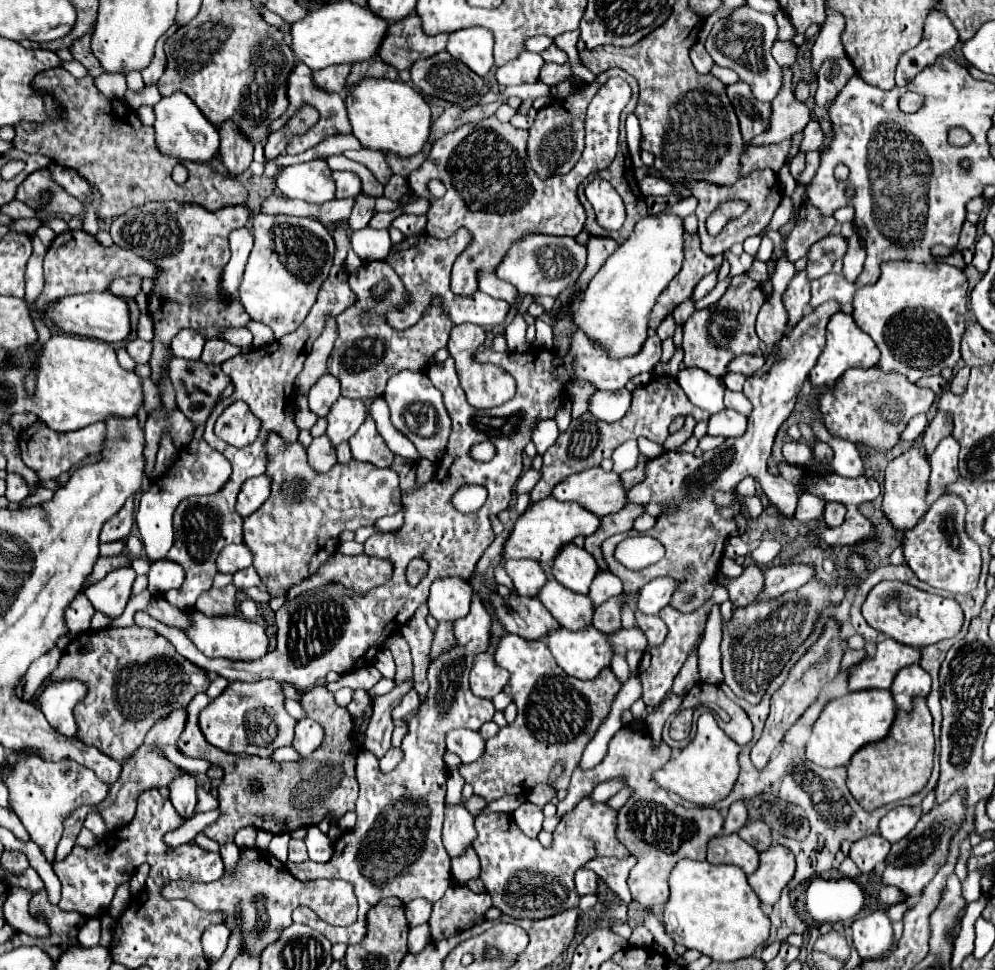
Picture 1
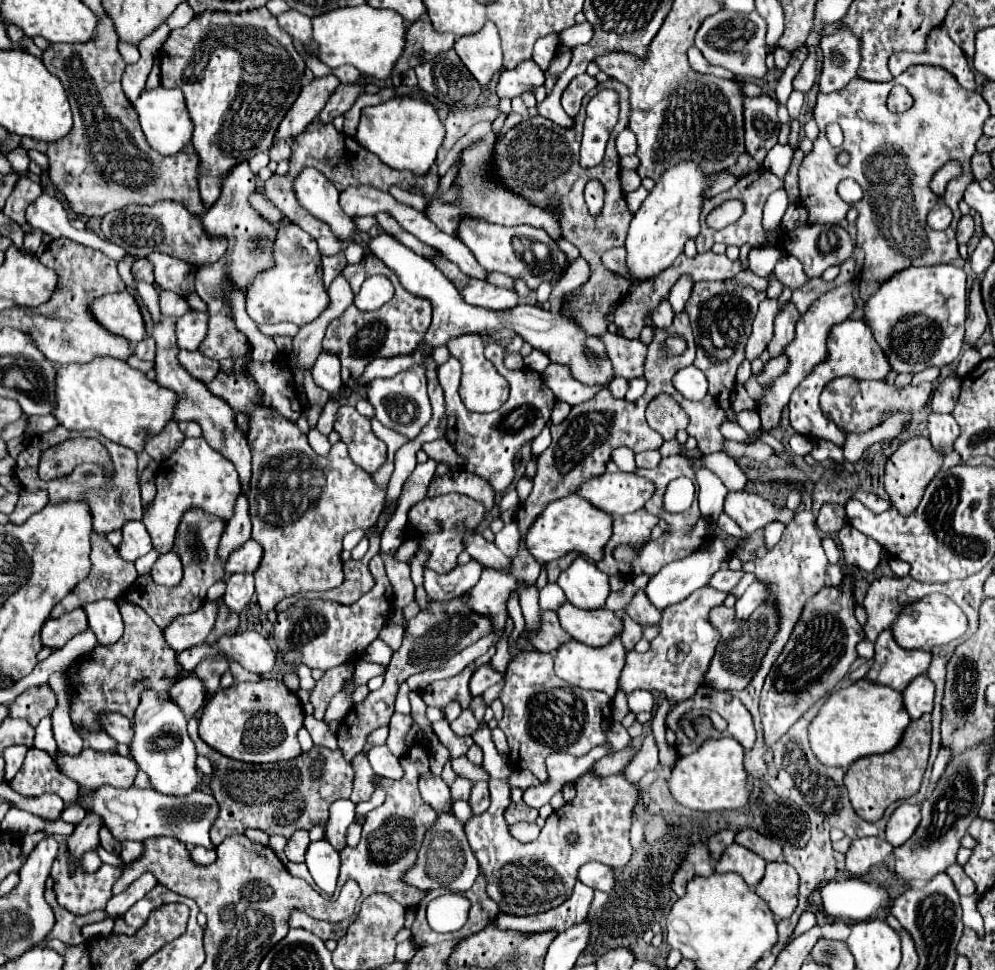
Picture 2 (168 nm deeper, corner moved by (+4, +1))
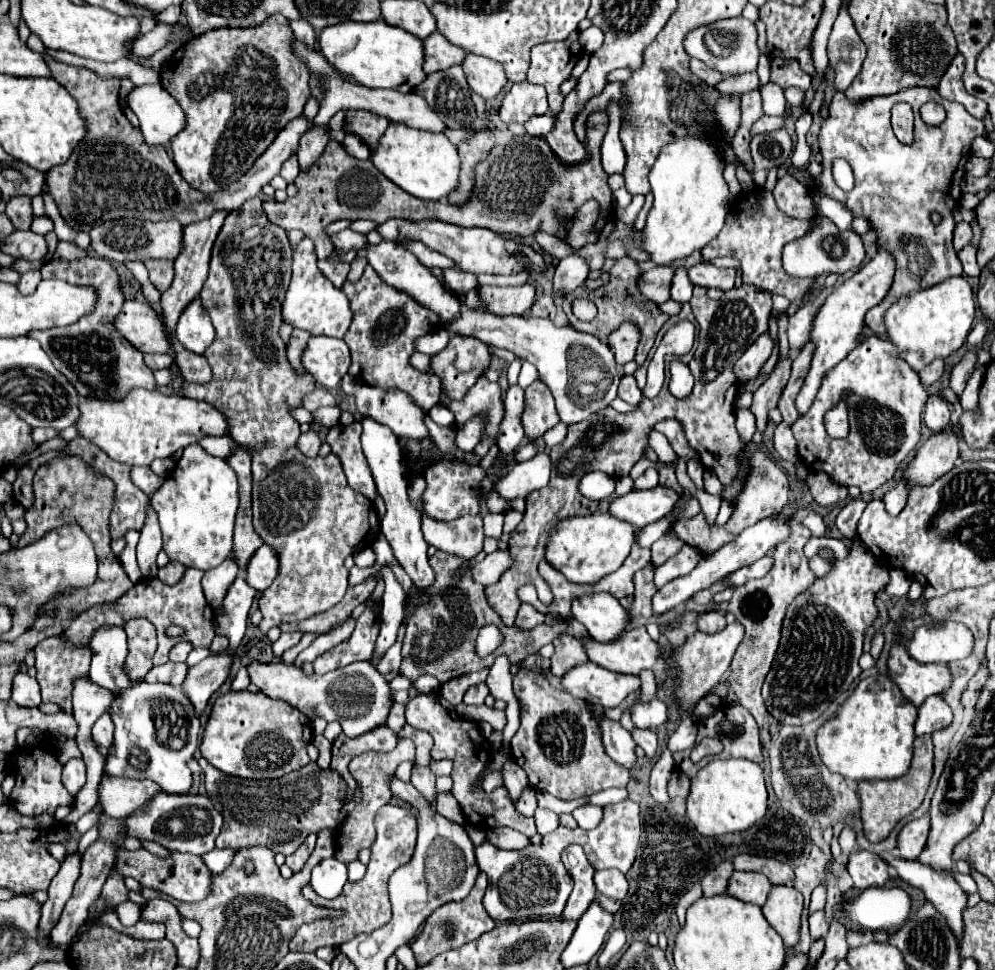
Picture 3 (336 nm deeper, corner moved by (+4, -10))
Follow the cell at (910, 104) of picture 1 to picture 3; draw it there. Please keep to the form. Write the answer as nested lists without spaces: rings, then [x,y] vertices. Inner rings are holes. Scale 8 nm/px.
[[[896,104],[892,108],[892,128],[900,142],[912,144],[914,142],[914,114],[910,104]]]

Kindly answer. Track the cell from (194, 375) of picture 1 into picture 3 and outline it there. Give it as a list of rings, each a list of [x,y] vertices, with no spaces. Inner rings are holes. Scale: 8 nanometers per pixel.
[[[176,342],[176,366],[180,368],[180,374],[186,382],[202,384],[212,378],[212,370],[210,370],[208,360],[200,354],[194,354],[186,348],[182,348],[178,342]]]

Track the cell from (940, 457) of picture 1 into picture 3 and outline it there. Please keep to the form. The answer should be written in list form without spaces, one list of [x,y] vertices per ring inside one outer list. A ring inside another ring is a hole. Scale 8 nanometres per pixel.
[[[940,392],[928,394],[926,410],[924,410],[924,424],[932,432],[940,432],[942,428],[950,426],[950,408],[948,408],[948,402],[942,398]]]

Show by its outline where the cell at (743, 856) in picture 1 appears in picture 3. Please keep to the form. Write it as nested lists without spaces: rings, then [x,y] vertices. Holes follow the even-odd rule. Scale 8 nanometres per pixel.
[[[734,872],[728,884],[728,894],[742,902],[764,906],[770,888],[770,880],[758,872]]]

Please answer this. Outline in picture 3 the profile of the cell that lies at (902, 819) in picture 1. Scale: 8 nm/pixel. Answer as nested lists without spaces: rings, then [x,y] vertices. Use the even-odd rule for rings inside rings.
[[[922,816],[914,822],[908,822],[898,836],[898,854],[906,858],[918,858],[926,846],[930,832],[930,816]]]

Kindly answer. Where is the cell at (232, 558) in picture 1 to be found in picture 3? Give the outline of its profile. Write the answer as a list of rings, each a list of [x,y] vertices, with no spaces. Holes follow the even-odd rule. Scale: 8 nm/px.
[[[264,544],[256,550],[246,568],[246,582],[258,592],[264,592],[278,576],[278,568],[280,568],[278,552],[272,546]]]

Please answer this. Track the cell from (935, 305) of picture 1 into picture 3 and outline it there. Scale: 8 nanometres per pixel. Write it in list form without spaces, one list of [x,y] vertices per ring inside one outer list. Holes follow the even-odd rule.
[[[964,276],[948,278],[934,288],[926,288],[922,292],[912,292],[898,300],[884,316],[884,324],[890,340],[898,346],[898,354],[920,372],[936,358],[948,358],[954,354],[966,340],[972,330],[972,322],[976,316],[976,300],[972,286]]]

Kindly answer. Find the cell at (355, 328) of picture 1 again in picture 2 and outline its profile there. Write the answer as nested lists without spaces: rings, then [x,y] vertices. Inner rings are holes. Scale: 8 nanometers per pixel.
[[[366,255],[360,263],[356,265],[346,265],[342,275],[346,277],[346,281],[350,283],[352,291],[358,293],[360,285],[364,279],[372,277],[372,275],[386,275],[390,277],[390,281],[394,283],[396,295],[392,301],[388,301],[384,305],[384,311],[358,311],[356,307],[348,307],[344,311],[342,317],[334,319],[328,329],[326,329],[326,337],[324,337],[324,349],[328,353],[334,353],[340,363],[342,363],[342,383],[350,389],[350,391],[360,391],[360,377],[366,369],[366,365],[370,361],[374,361],[376,357],[396,357],[396,355],[406,355],[412,353],[416,349],[416,345],[420,343],[420,339],[424,337],[424,333],[430,327],[432,321],[432,303],[426,301],[424,297],[418,297],[410,291],[406,291],[400,283],[400,279],[392,273],[392,269],[388,269],[378,257],[374,255]]]

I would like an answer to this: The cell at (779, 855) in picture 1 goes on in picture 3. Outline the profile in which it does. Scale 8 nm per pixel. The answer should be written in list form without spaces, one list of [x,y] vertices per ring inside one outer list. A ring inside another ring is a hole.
[[[774,886],[762,912],[772,928],[782,936],[786,948],[794,948],[800,938],[802,894],[794,886]]]

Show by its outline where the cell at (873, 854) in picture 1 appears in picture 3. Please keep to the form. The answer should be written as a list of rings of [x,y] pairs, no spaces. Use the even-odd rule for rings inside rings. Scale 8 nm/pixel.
[[[868,850],[850,854],[848,872],[854,880],[854,886],[860,890],[866,890],[872,886],[884,886],[888,880],[888,864],[880,856]]]

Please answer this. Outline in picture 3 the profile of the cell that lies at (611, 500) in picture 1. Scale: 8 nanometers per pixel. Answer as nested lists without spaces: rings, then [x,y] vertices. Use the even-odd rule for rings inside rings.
[[[656,486],[654,490],[630,490],[626,496],[614,496],[610,514],[644,528],[670,514],[678,500],[678,492],[664,486]]]

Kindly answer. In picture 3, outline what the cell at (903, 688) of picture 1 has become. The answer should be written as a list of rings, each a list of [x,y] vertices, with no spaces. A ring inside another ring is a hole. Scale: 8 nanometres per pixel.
[[[930,696],[926,704],[918,708],[918,720],[916,720],[916,736],[932,734],[936,730],[944,730],[952,724],[952,710],[944,702],[942,696]]]

